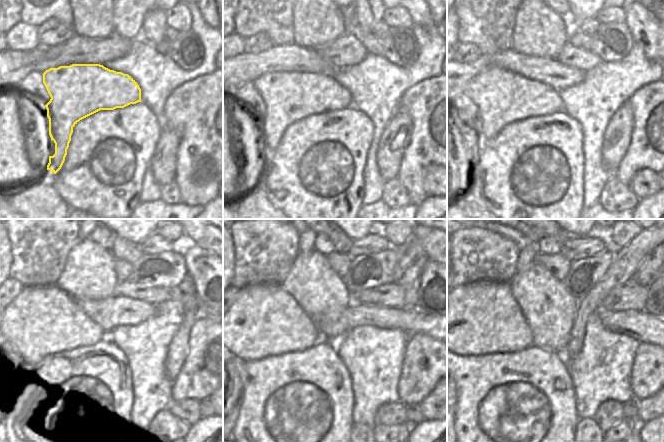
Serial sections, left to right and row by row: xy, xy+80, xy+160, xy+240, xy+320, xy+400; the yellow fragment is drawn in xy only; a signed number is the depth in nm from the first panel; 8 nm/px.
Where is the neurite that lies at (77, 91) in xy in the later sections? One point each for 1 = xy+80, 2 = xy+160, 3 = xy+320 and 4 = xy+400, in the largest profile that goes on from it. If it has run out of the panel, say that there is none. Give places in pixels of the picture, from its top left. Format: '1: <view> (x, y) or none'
1: xy+80 (288, 97)
2: xy+160 (502, 97)
3: xy+320 (264, 320)
4: xy+400 (483, 317)

